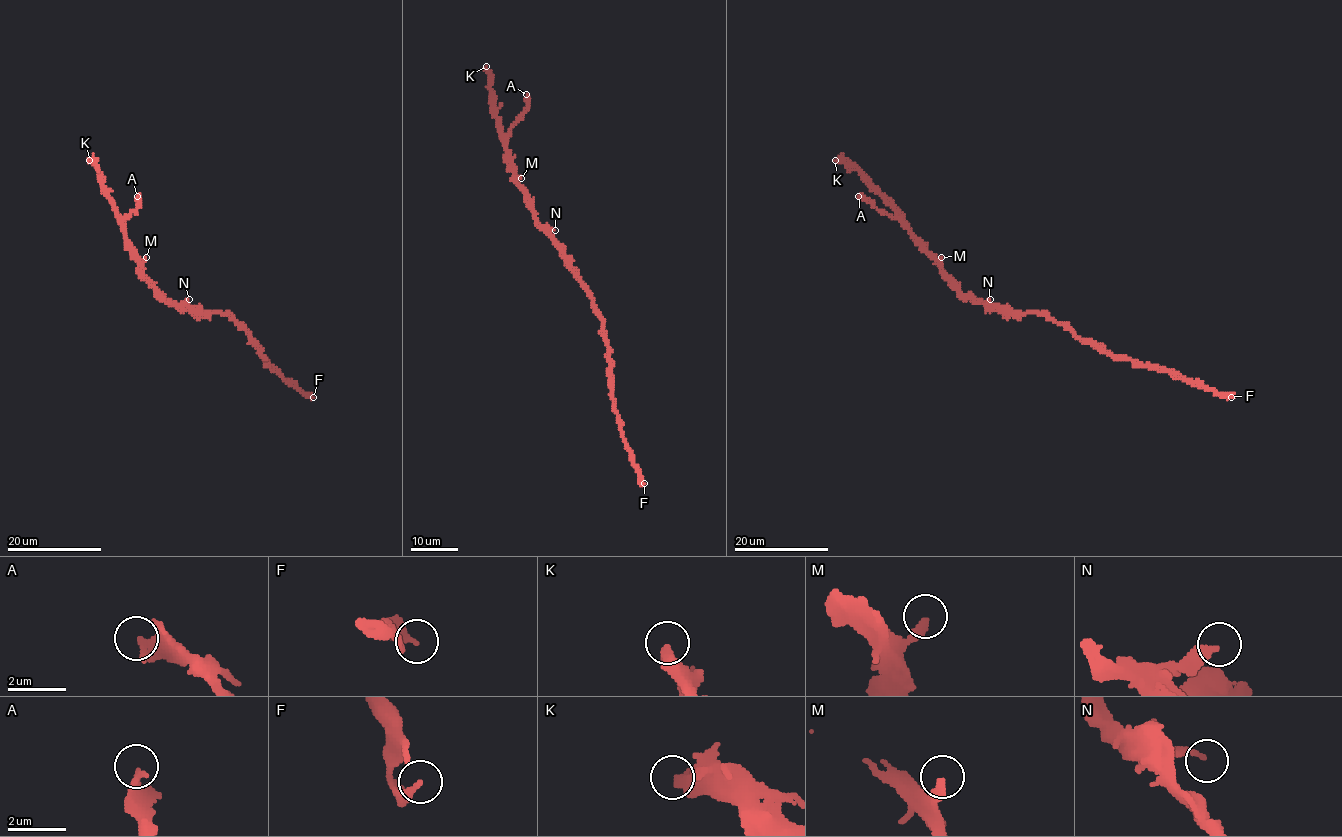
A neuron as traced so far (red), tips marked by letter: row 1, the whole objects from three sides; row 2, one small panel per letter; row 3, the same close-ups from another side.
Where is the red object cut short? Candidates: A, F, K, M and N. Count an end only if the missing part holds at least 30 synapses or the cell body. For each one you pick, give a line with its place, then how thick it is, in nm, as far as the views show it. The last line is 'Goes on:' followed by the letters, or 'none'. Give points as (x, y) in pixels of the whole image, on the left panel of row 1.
K: Place: (89, 160). Thickness 420 nm
Goes on: K

